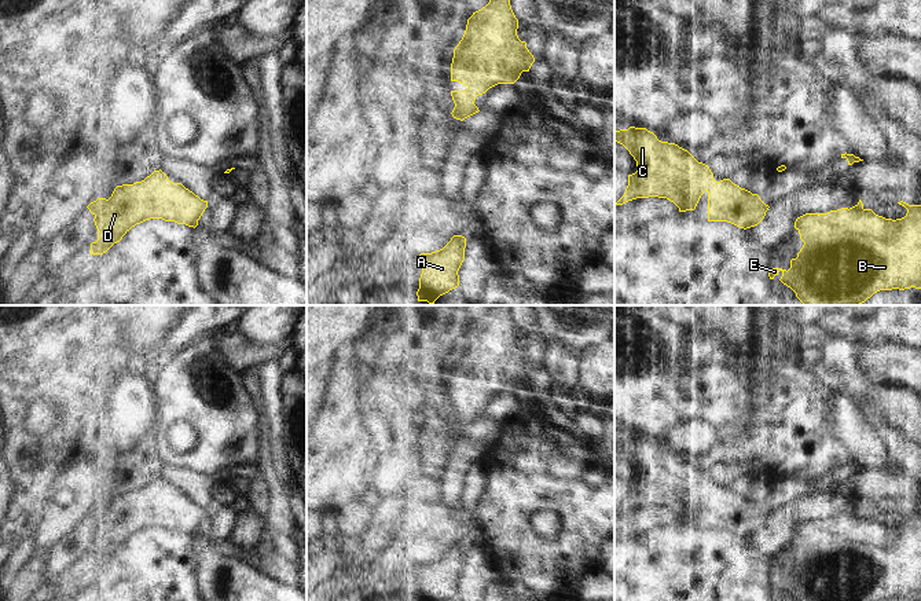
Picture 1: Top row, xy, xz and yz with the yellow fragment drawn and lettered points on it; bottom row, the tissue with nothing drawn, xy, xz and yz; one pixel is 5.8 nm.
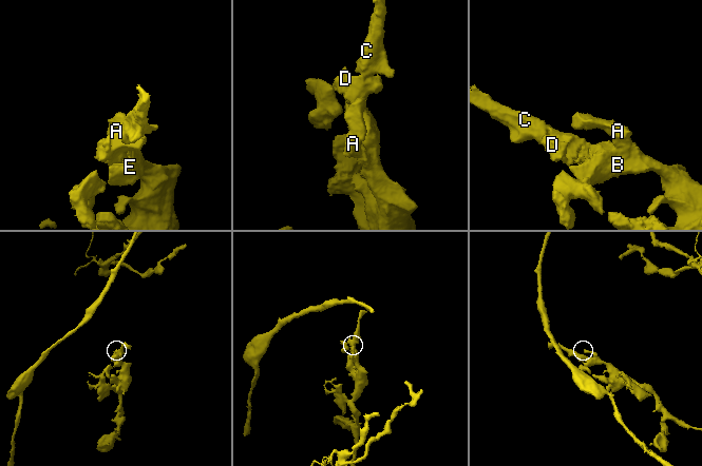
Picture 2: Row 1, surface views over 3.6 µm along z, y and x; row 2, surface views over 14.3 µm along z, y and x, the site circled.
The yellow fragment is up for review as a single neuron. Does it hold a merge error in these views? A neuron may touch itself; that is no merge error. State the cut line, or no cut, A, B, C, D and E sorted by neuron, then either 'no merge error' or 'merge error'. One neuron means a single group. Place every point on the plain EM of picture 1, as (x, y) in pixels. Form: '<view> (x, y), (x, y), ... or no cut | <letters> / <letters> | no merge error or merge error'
no cut | A B C D E | no merge error

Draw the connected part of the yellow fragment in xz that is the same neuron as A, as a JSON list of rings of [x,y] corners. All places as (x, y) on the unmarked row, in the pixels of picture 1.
[[[454,543],[440,558],[421,561],[422,582],[417,601],[448,601],[459,594],[458,579],[465,568],[466,546]]]

